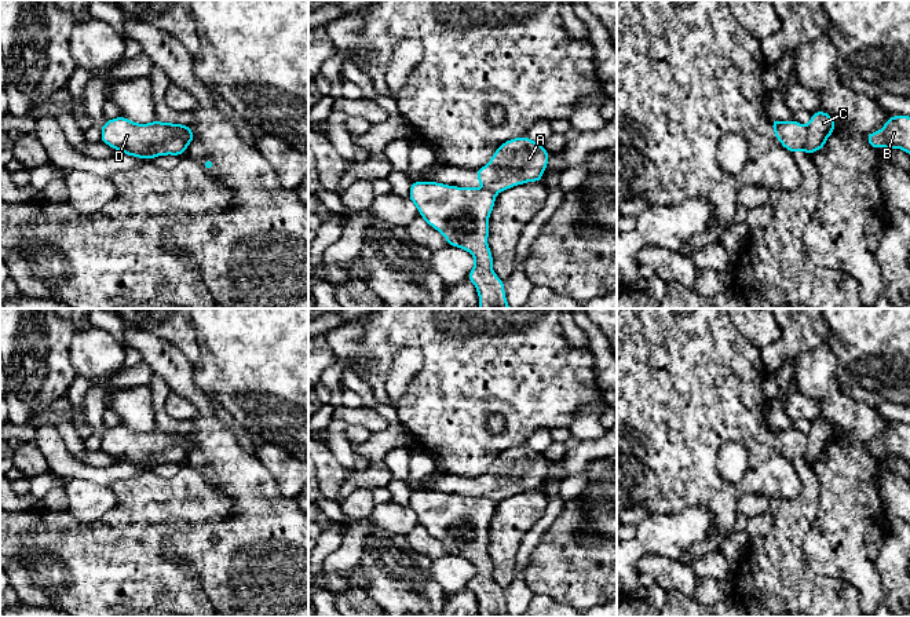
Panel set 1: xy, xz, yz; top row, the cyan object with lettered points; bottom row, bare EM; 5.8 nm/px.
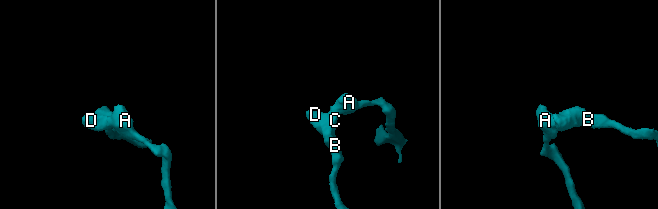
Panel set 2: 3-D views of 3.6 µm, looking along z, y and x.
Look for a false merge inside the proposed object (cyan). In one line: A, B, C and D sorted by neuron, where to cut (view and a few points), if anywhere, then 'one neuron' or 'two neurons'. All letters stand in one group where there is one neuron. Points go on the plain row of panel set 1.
groups A / B C D; cut yz (806, 438), (806, 453), (803, 457); two neurons

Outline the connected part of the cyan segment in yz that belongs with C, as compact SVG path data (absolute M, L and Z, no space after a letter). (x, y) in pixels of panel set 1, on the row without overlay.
M822 419L811 423L811 428L807 432L807 449L804 460L811 464L814 460L822 459L827 446L834 441L834 427Z

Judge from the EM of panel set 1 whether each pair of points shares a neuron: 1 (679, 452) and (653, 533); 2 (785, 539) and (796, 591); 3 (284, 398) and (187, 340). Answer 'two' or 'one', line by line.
1: two
2: one
3: two

